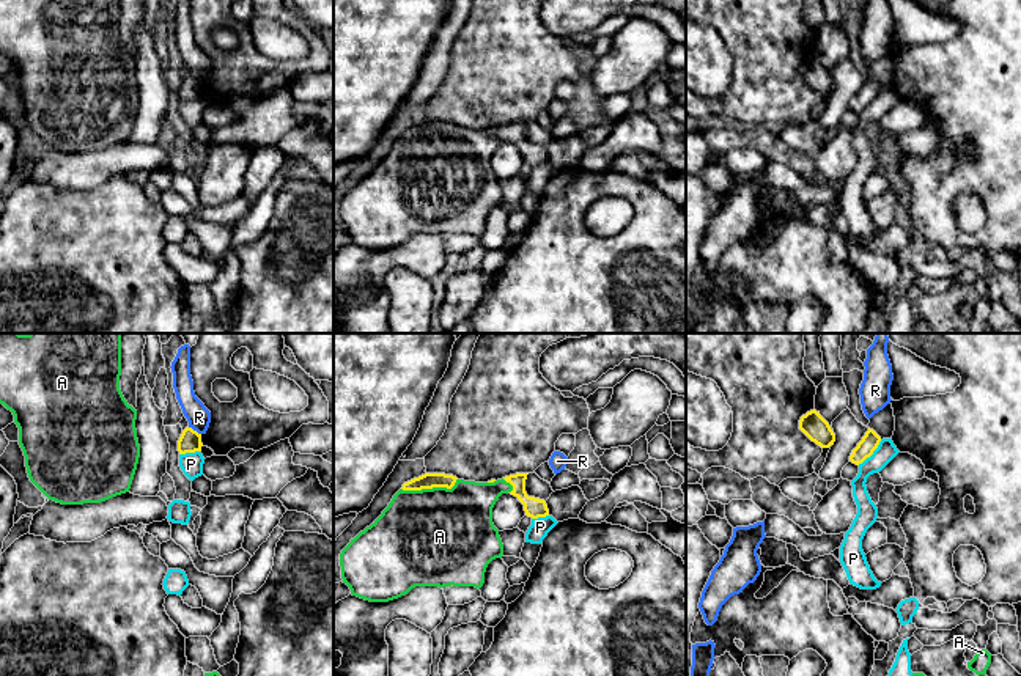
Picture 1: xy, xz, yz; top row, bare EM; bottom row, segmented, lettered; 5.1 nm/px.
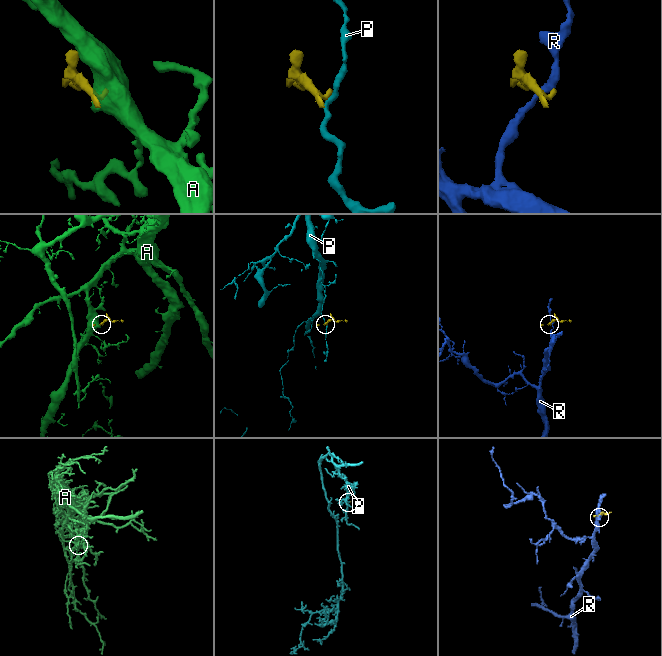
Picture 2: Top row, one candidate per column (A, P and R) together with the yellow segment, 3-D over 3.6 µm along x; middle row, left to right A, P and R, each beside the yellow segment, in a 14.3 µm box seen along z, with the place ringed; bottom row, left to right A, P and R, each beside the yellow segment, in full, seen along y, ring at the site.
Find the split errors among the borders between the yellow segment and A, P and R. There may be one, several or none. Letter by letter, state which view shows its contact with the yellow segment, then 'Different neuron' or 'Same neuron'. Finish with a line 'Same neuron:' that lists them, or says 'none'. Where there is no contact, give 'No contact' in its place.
A: Touches yellow in xz. Same neuron
P: Touches yellow in yz. Different neuron
R: Touches yellow in xy. Different neuron
Same neuron: A

